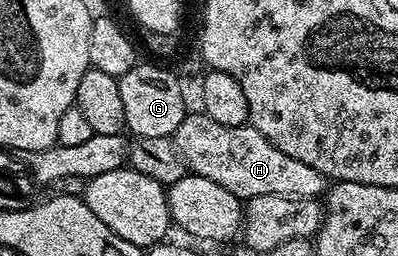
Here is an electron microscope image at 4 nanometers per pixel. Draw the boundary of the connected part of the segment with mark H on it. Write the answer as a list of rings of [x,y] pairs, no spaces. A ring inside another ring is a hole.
[[[188,113],[177,125],[175,148],[188,172],[201,177],[209,177],[209,181],[217,181],[221,189],[229,189],[241,201],[261,197],[262,195],[280,195],[290,199],[314,199],[326,192],[329,181],[313,165],[305,165],[305,161],[297,161],[297,157],[289,157],[289,153],[281,153],[277,145],[273,145],[257,129],[250,125],[230,127],[219,125],[213,117],[202,113]]]

